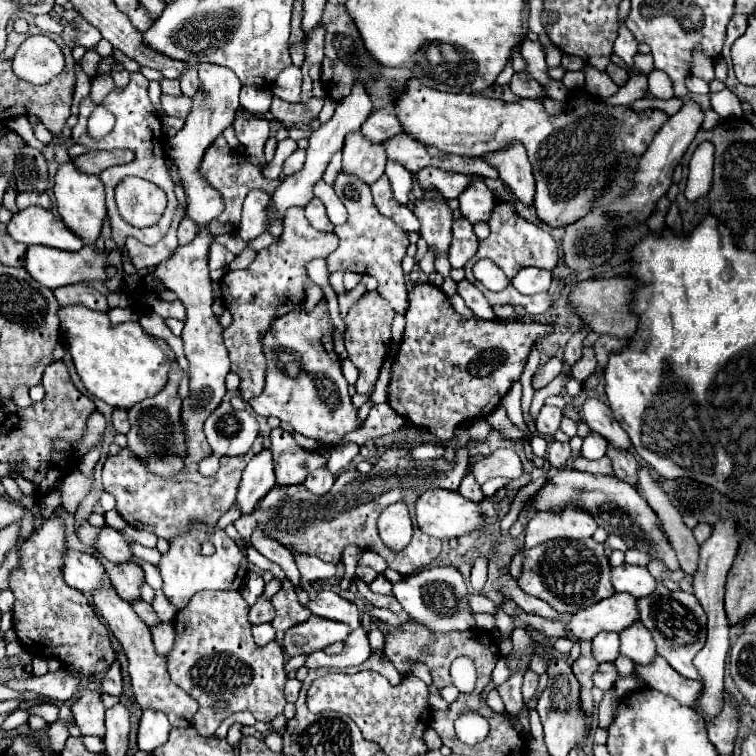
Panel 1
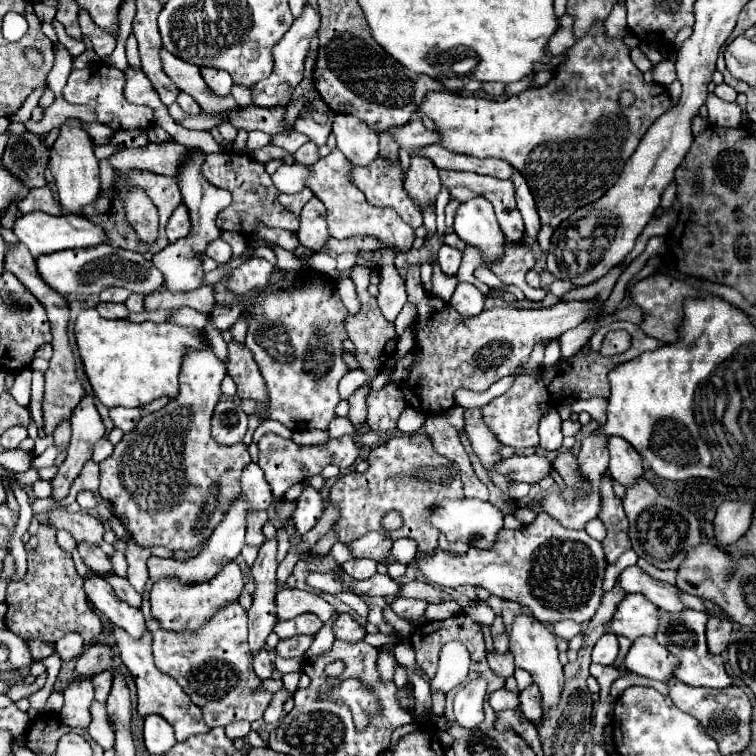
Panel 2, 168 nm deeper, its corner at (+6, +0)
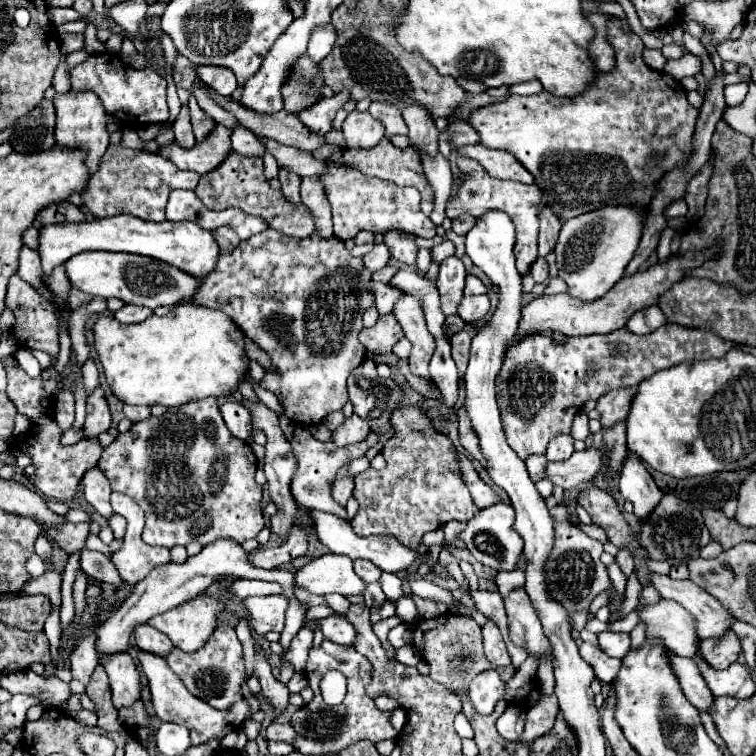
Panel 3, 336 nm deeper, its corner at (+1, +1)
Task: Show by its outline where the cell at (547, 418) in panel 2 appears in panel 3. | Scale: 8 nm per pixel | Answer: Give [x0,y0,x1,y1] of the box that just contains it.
[546,435,574,461]

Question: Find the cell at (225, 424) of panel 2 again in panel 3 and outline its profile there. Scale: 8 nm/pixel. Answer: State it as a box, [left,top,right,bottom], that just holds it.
[220,401,252,441]

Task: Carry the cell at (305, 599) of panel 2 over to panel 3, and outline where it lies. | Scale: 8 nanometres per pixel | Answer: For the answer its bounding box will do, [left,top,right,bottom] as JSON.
[244,595,288,637]

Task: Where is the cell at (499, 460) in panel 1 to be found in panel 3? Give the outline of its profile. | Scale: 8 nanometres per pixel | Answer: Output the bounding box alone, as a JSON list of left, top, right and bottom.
[546,447,604,491]

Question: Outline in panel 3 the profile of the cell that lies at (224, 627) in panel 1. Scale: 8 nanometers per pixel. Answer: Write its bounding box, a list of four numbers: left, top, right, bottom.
[166,625,246,709]

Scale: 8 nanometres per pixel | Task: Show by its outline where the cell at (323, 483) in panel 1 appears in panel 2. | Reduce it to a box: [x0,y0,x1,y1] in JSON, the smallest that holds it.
[295,486,325,536]

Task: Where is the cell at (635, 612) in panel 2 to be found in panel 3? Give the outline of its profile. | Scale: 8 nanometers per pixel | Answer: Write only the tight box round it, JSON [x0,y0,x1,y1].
[640,599,700,657]

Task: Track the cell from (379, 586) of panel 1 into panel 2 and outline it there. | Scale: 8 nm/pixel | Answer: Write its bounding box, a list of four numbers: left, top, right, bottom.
[389,600,427,618]

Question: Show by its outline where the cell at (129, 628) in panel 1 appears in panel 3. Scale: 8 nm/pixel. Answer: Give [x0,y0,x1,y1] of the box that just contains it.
[138,651,252,745]

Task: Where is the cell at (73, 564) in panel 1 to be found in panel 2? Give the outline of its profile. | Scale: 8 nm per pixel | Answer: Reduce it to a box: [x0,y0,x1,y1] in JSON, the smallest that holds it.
[83,574,145,638]

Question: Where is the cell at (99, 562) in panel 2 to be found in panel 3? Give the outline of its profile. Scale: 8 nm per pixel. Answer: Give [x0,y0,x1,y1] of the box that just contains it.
[44,523,88,553]

